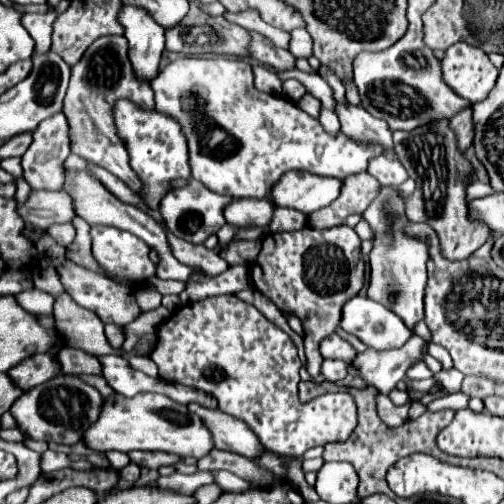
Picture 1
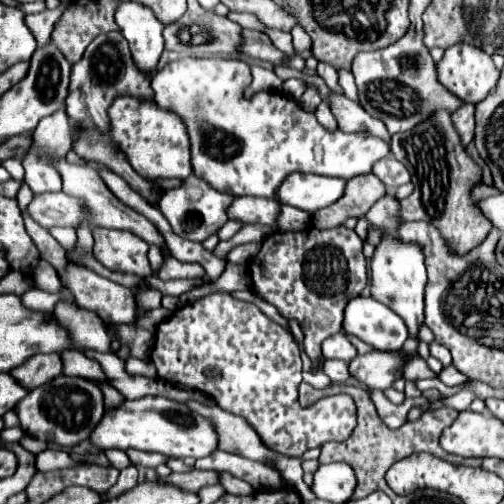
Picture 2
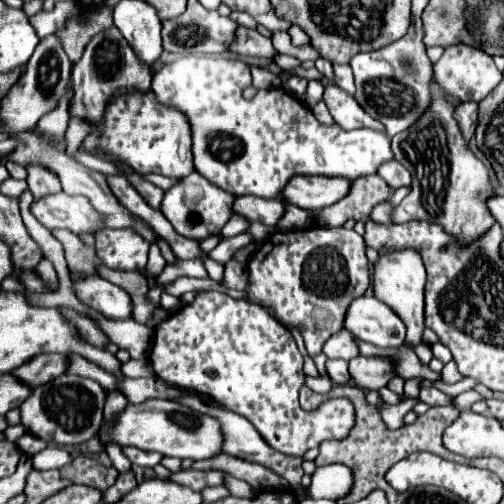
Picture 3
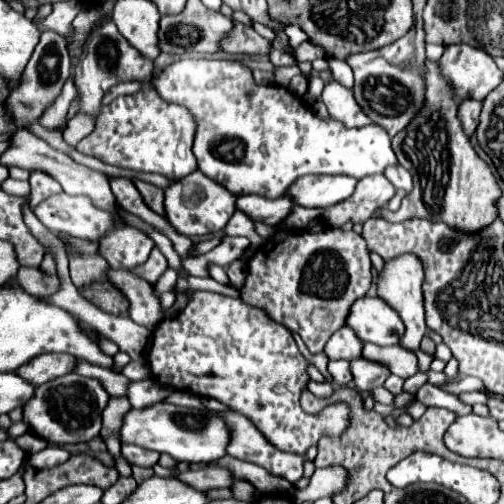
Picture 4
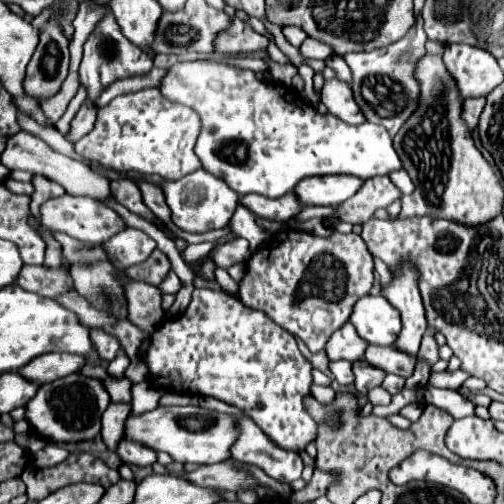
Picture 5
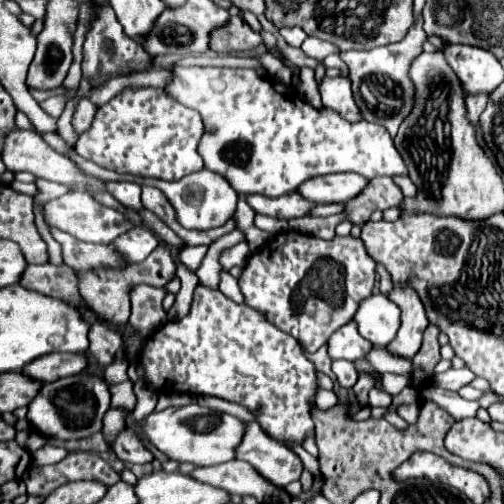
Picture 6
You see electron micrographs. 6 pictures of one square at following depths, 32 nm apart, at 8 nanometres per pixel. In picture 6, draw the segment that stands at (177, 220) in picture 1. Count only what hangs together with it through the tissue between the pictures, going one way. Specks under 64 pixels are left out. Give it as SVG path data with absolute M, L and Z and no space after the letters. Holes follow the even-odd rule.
M82 79L80 81L78 94L72 102L66 104L62 116L58 118L58 134L70 144L70 150L66 152L66 156L82 170L82 174L86 176L92 176L92 178L98 178L98 180L124 180L133 181L142 185L150 185L162 190L166 194L166 198L172 202L174 210L176 210L176 216L178 216L178 222L184 226L184 228L194 228L194 230L208 230L208 228L216 228L216 226L222 226L228 218L234 216L236 212L236 202L238 202L238 194L236 190L228 184L228 180L224 180L224 176L218 176L218 172L210 172L210 170L198 170L194 174L188 174L184 176L184 180L178 180L178 182L168 182L163 180L155 180L153 178L142 178L138 176L132 176L130 174L116 174L112 170L106 170L106 168L100 168L96 166L94 162L86 160L86 158L80 158L76 152L74 152L74 144L78 140L78 134L74 132L70 120L72 120L72 114L74 114L74 108L78 104L78 100L86 97L86 92L91 89L91 84L88 80Z

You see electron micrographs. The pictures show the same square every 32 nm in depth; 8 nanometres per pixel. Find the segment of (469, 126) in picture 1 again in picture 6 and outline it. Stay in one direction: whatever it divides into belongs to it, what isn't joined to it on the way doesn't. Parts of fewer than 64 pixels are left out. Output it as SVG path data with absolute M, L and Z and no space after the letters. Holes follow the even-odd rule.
M480 92L476 96L468 96L466 98L466 106L468 106L468 118L472 124L478 124L478 116L484 112L486 104L488 104L488 92Z

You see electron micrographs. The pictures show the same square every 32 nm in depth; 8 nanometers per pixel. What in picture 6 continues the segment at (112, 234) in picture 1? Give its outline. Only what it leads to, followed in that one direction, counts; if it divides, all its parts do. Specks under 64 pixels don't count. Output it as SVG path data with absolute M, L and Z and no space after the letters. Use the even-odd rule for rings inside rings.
M132 228L130 232L126 232L124 236L118 236L112 246L126 256L126 260L132 262L142 262L146 260L146 256L158 246L156 236L152 236L150 232L146 232L144 228Z

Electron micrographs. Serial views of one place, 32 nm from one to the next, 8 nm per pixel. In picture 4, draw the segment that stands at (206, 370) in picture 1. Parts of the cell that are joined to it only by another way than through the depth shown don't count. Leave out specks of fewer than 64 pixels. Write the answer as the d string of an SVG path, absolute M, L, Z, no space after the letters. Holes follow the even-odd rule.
M196 290L192 292L192 300L176 318L164 320L152 334L150 350L146 354L152 376L160 380L164 386L172 386L174 390L208 396L224 402L228 408L248 416L256 428L280 450L306 454L310 446L314 446L322 434L338 436L348 426L348 408L338 404L322 410L320 416L310 416L300 410L300 392L308 388L308 362L300 354L292 334L276 324L266 312L260 308L244 304L240 298L222 296L216 292Z

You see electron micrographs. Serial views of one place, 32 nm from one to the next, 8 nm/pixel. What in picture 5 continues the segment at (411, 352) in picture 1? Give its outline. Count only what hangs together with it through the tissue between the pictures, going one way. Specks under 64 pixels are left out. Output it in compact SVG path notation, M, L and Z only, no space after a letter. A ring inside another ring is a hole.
M354 362L354 374L356 374L356 382L354 388L358 392L358 396L366 396L366 392L374 386L380 386L386 372L366 364L366 362Z

